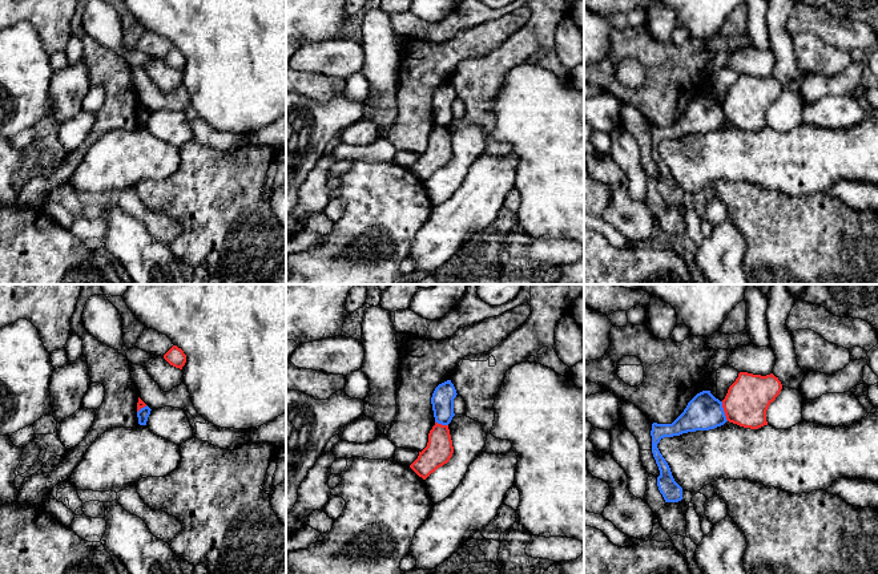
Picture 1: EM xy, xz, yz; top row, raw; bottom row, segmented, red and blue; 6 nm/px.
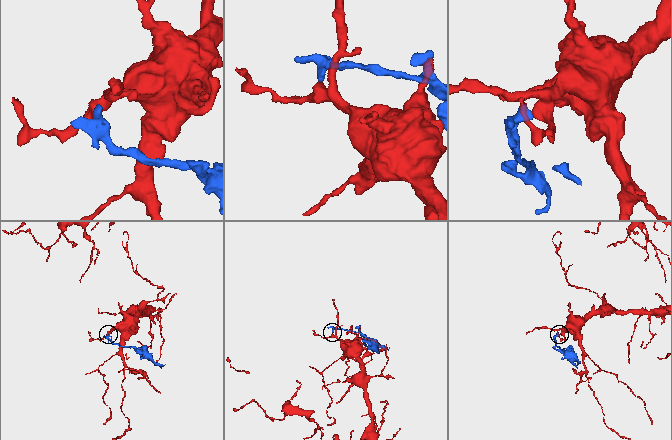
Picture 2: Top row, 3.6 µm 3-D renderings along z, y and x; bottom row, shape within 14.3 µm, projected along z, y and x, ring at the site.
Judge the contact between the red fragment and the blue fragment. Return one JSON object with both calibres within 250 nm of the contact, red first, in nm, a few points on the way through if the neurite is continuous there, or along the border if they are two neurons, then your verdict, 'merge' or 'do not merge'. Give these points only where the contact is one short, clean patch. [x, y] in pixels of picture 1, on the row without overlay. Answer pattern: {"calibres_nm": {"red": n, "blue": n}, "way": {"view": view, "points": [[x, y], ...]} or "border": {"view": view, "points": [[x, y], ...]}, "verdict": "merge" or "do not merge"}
{"calibres_nm": {"red": 260, "blue": 220}, "border": {"view": "yz", "points": [[721, 104], [728, 122]]}, "verdict": "do not merge"}

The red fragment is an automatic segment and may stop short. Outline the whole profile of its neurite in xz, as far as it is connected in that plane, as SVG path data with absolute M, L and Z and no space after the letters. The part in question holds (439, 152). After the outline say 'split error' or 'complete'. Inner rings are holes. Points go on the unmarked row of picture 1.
M435 125L428 136L427 149L419 154L418 161L410 170L426 182L438 170L450 163L454 155L452 142L448 128Z; complete

